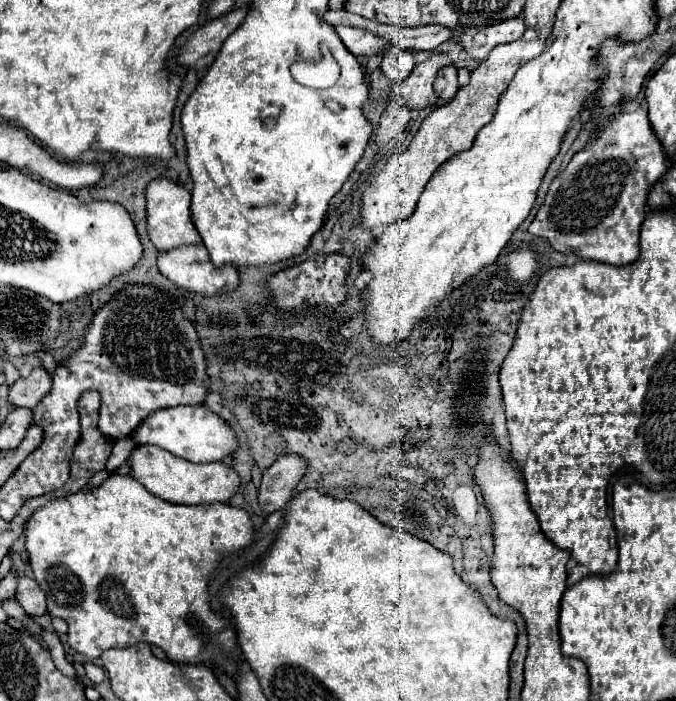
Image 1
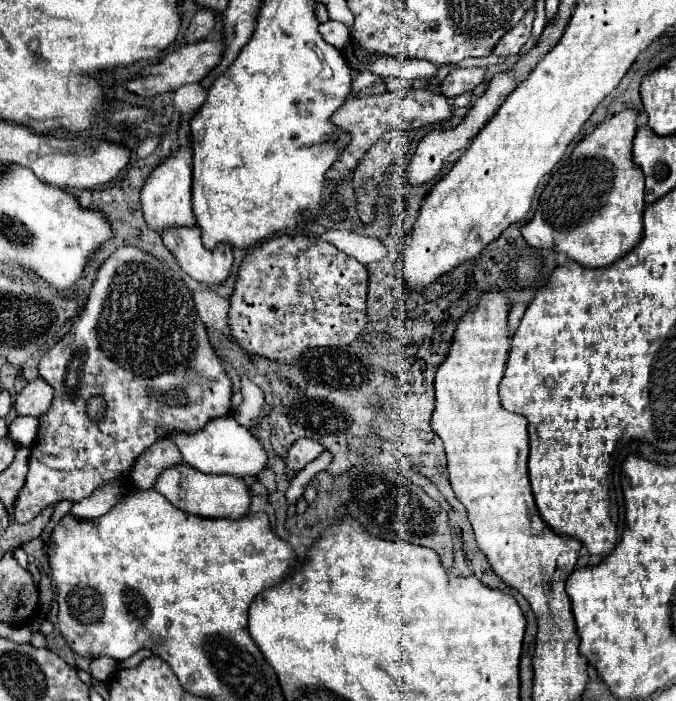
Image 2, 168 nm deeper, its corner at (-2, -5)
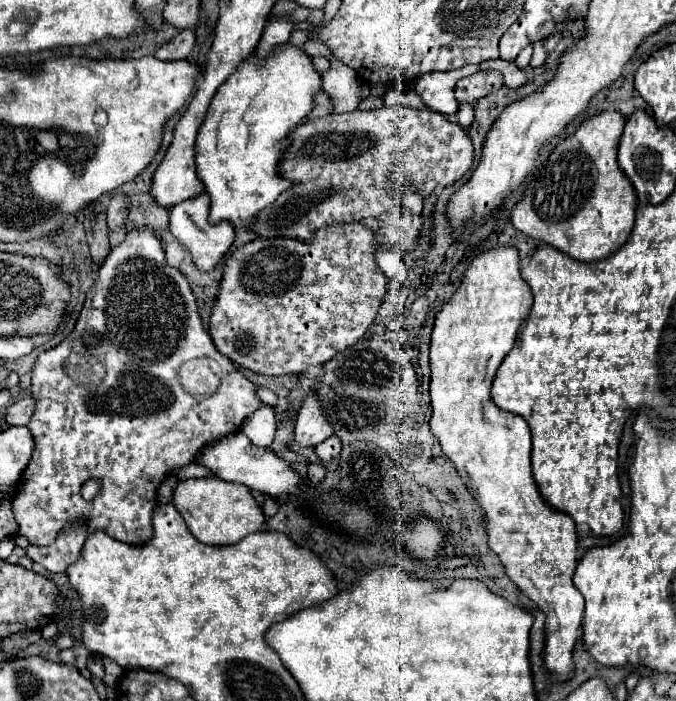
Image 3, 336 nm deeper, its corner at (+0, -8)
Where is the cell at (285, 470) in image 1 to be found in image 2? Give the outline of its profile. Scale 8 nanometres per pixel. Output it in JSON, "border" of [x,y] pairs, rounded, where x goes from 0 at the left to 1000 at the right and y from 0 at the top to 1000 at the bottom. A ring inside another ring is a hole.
{"border":[[[447,623],[447,626],[435,629],[435,635],[426,643],[426,655],[423,655],[426,675],[438,678],[441,672],[450,669],[453,660],[459,660],[462,655],[467,655],[476,643],[479,643],[479,638],[470,629],[464,629],[464,626]]]}

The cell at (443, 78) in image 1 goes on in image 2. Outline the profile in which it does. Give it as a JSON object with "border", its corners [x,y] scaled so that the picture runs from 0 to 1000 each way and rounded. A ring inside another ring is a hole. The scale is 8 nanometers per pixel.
{"border":[[[695,96],[695,98],[675,98],[669,101],[657,116],[654,116],[654,127],[657,136],[675,138],[680,133],[698,130],[704,121],[710,121],[719,110],[719,98],[716,96]]]}

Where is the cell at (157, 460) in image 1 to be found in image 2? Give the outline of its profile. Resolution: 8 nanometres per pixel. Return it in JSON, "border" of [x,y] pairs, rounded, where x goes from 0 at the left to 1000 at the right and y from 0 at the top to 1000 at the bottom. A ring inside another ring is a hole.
{"border":[[[260,663],[246,669],[231,686],[228,698],[263,726],[302,740],[355,740],[367,732],[373,709],[361,683],[349,683],[343,678],[305,678],[281,663]]]}

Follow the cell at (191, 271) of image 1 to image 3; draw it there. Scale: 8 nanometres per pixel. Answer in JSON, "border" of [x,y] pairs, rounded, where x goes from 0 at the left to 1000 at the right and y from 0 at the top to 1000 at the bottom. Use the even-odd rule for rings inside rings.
{"border":[[[293,280],[287,285],[275,285],[263,294],[257,294],[251,300],[251,314],[249,314],[249,325],[251,325],[254,337],[281,357],[284,374],[296,388],[314,388],[346,345],[346,325],[340,325],[340,320],[314,322],[314,320],[308,320],[305,308],[308,308],[305,280]]]}

